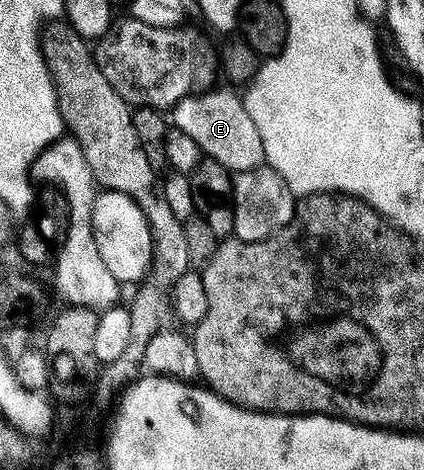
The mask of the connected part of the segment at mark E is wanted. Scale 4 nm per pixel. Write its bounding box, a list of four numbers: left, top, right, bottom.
[169,87,264,174]

